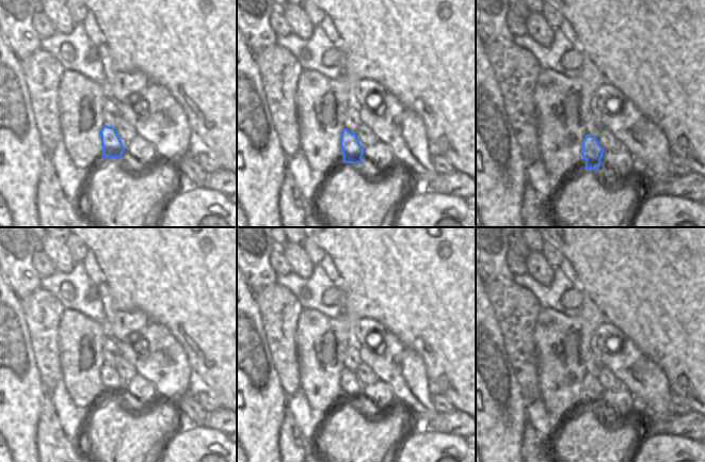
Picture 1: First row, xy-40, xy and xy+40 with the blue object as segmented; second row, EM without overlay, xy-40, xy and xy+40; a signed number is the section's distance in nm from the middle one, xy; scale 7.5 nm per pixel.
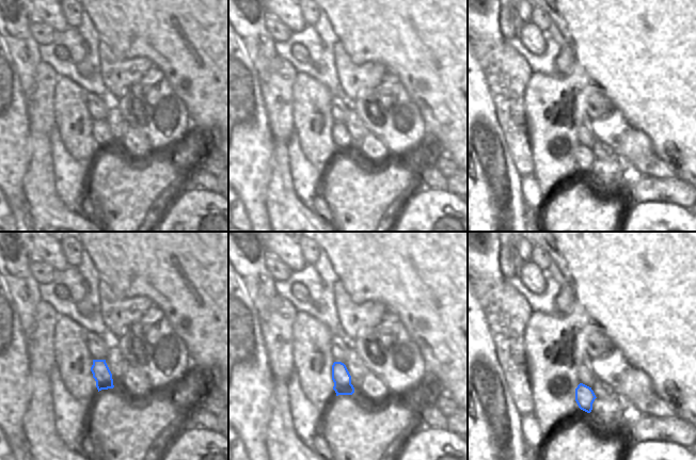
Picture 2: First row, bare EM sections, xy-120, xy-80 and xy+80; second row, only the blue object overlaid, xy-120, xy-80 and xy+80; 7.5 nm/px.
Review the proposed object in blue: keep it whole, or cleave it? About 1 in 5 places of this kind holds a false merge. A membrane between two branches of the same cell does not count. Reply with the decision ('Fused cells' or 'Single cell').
Single cell.

